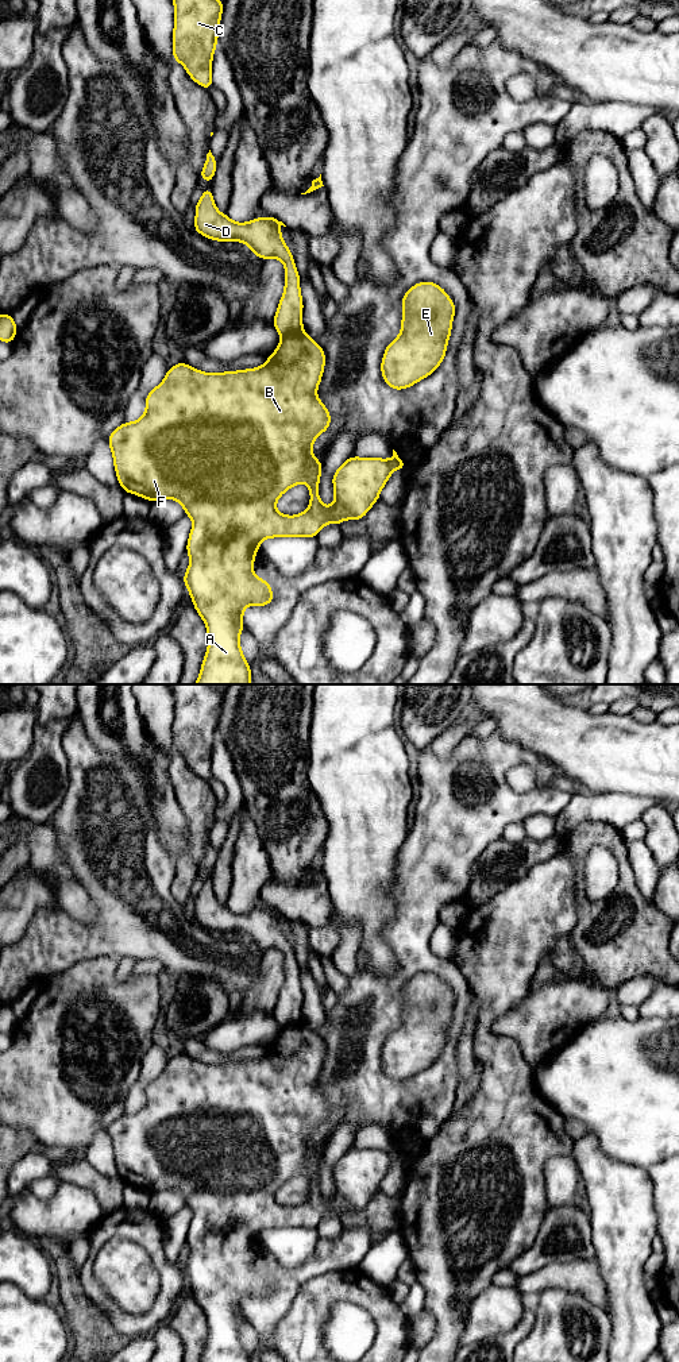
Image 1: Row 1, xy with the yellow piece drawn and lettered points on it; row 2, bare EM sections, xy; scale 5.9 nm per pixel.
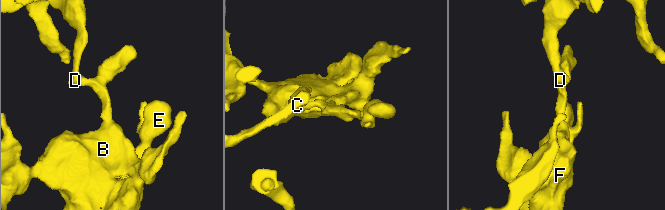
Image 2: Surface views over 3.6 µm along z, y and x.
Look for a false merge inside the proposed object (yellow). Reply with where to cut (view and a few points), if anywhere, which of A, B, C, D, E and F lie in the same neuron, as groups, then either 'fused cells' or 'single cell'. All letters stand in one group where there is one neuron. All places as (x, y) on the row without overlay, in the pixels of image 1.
cut in xy along (301, 1021), (282, 1027); A B E F / C D; fused cells

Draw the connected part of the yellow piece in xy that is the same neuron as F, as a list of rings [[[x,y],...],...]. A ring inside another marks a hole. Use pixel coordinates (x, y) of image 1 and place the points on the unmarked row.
[[[305,1022],[282,1027],[277,1041],[258,1060],[208,1065],[181,1053],[169,1058],[165,1070],[146,1087],[146,1104],[134,1114],[123,1114],[107,1130],[119,1176],[126,1184],[150,1193],[173,1189],[193,1211],[186,1235],[190,1255],[182,1269],[196,1303],[207,1316],[209,1334],[201,1362],[251,1362],[239,1334],[246,1316],[243,1300],[267,1297],[274,1290],[270,1274],[252,1263],[255,1245],[265,1230],[317,1228],[327,1214],[340,1218],[346,1209],[359,1212],[379,1191],[393,1161],[406,1162],[406,1154],[394,1141],[390,1151],[351,1147],[332,1168],[333,1196],[323,1196],[319,1188],[323,1154],[312,1146],[312,1135],[332,1112],[327,1097],[316,1088],[324,1056],[324,1041]],[[304,1172],[309,1178],[309,1199],[298,1207],[278,1204],[277,1191]]]

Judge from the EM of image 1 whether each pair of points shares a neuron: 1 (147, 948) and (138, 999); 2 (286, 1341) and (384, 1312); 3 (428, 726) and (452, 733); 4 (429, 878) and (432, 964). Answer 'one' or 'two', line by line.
1: two
2: one
3: two
4: one

